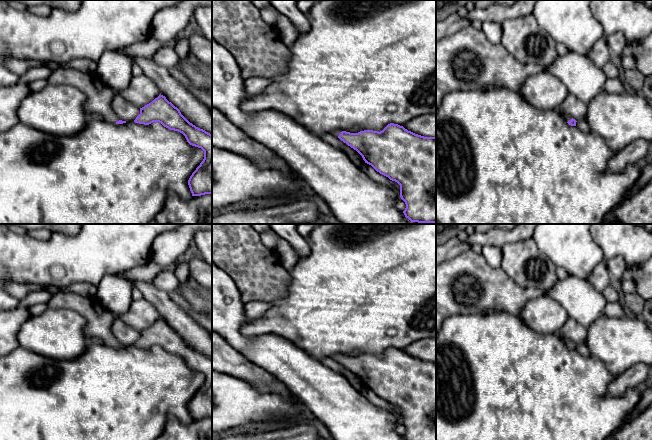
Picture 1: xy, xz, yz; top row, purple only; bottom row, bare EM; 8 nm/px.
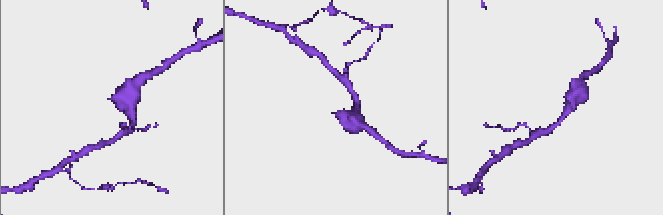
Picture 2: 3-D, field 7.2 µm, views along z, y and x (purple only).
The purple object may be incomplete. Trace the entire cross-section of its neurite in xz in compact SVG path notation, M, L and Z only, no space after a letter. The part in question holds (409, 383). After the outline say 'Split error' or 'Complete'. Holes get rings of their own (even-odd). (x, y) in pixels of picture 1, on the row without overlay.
M394 347L380 356L336 354L332 358L356 374L365 387L400 409L400 421L406 428L405 440L436 440L436 361L418 359Z. Split error

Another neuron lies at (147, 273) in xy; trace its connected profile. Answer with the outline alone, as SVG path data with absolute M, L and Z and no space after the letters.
M149 262L144 266L138 266L128 271L121 273L119 276L124 277L129 280L141 280L144 282L151 283L154 278L161 272L161 271L175 271L176 263L167 266L157 265L154 262Z

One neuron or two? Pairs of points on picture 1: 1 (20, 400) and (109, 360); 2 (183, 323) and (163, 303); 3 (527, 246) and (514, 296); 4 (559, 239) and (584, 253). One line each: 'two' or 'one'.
1: one
2: one
3: two
4: one

